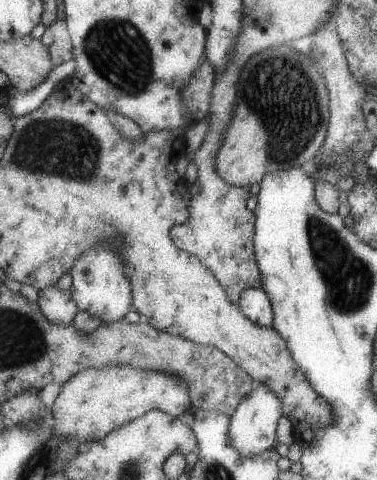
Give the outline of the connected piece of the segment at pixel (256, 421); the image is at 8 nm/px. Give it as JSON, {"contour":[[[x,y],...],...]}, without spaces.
{"contour":[[[254,384],[250,394],[243,398],[229,417],[226,432],[229,446],[245,458],[255,457],[259,453],[273,448],[276,444],[275,429],[281,416],[281,403],[276,394],[265,385]]]}

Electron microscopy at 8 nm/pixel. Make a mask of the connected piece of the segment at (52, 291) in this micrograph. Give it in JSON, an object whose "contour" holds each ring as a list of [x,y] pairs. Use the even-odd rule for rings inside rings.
{"contour":[[[55,286],[41,291],[38,300],[45,316],[59,326],[69,326],[80,311],[78,304],[73,300],[70,290],[63,291]]]}

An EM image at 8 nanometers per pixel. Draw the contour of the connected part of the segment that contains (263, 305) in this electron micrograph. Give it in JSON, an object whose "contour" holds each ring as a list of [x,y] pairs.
{"contour":[[[261,288],[243,289],[237,299],[237,306],[252,323],[262,327],[272,323],[272,308],[265,291]]]}

